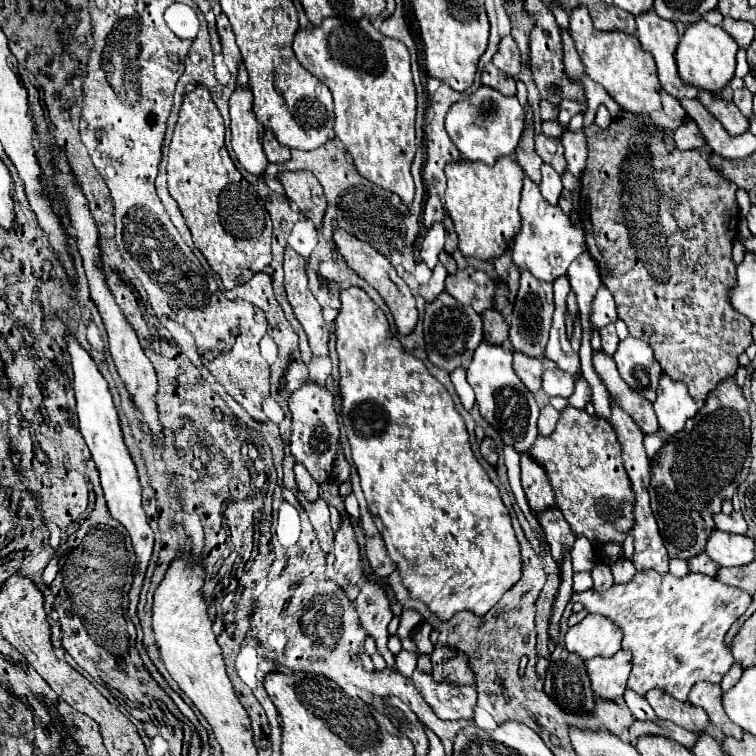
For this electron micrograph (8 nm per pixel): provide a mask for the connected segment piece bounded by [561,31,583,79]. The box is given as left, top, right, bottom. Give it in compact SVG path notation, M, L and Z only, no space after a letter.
M563 31L561 37L563 37L563 51L565 51L565 59L563 59L565 71L567 71L569 77L579 79L579 75L583 73L583 63L581 63L579 55L577 55L577 51L573 47L573 39L571 39L571 35L567 31Z

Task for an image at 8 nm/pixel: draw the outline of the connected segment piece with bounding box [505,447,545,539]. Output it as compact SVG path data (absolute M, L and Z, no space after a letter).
M505 447L505 465L507 465L507 473L509 473L509 485L511 485L511 491L513 491L513 495L515 495L517 505L523 509L523 513L525 513L525 517L529 519L531 527L533 527L537 533L541 533L541 537L545 539L545 533L543 533L541 525L537 523L537 519L531 515L529 505L527 505L527 499L525 499L525 495L523 495L523 487L521 487L521 483L519 483L519 453L517 453L513 447Z

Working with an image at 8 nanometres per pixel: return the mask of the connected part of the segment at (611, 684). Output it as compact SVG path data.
M621 649L613 657L593 657L585 661L587 673L591 679L593 693L601 699L615 701L623 697L627 687L627 677L631 673L631 655L629 651Z

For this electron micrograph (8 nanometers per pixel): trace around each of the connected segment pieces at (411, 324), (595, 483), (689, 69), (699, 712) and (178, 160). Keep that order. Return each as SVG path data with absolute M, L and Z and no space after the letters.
M335 231L333 239L335 239L335 243L337 243L341 255L345 257L347 265L349 265L359 277L363 277L365 281L369 281L371 287L375 287L375 289L379 291L379 295L383 297L383 301L387 303L387 307L389 307L391 313L393 313L393 319L395 319L395 325L397 325L399 333L401 333L401 335L409 335L409 333L415 329L415 325L417 325L415 297L411 295L407 283L397 275L395 267L393 267L393 265L391 265L379 251L375 251L369 243L359 241L357 237L349 235L347 231Z
M565 407L553 435L539 437L531 447L531 457L545 469L557 507L575 537L587 537L597 557L601 557L601 549L607 543L623 545L633 529L633 487L621 461L621 445L609 421Z
M699 19L697 23L691 23L677 47L677 67L679 75L687 85L693 85L697 89L705 89L711 93L721 91L731 77L735 75L735 53L737 53L735 39L719 25L711 25L705 19Z
M651 689L647 691L645 699L649 701L649 705L653 707L653 711L657 713L659 719L667 719L673 721L677 725L681 725L687 731L697 731L703 733L709 725L709 717L701 707L695 707L693 703L685 701L677 701L673 697L669 697L665 691L661 689Z
M197 85L183 97L169 147L167 183L193 233L195 247L221 277L225 289L233 289L271 263L271 217L255 187L233 165L223 137L223 117L209 89Z

